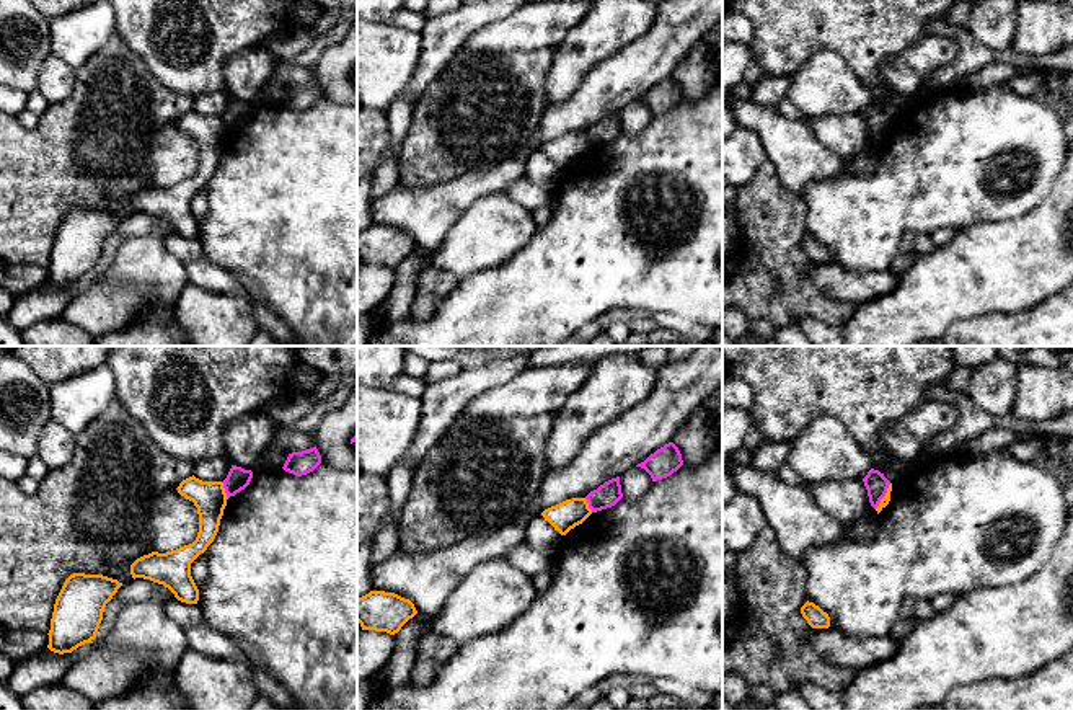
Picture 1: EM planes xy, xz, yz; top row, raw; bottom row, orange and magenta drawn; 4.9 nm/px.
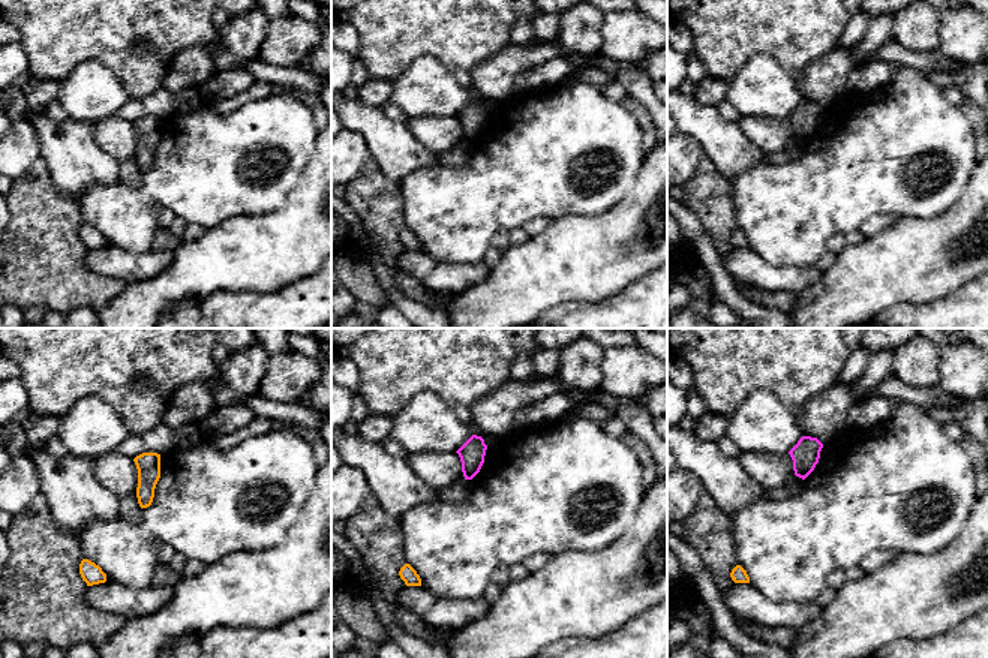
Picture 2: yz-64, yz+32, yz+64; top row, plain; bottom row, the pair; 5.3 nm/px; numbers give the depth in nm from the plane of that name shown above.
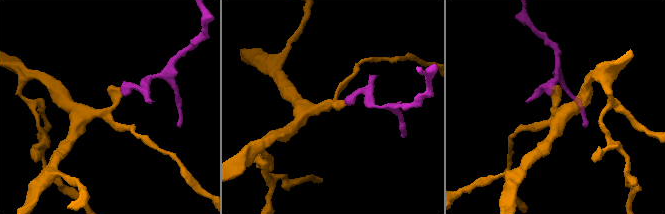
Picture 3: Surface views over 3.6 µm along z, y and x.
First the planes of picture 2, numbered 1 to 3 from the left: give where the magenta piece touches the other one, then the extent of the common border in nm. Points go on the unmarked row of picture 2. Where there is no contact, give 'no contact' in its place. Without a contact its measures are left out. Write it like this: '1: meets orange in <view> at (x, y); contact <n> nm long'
1: no contact
2: no contact
3: no contact

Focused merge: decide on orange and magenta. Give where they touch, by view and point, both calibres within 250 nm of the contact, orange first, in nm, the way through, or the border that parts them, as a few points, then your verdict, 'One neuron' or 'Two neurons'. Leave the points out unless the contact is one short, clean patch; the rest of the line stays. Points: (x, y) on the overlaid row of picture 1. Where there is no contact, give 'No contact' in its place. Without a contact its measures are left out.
Touches orange at yz (884, 496). Thickness 50 nm (orange) against 110 nm. Boundary: yz (891, 483), (874, 508). Two neurons

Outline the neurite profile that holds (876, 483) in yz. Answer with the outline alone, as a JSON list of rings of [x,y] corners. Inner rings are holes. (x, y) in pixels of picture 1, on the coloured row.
[[[871,468],[863,478],[868,490],[869,503],[876,509],[881,499],[885,496],[890,481],[879,470]]]

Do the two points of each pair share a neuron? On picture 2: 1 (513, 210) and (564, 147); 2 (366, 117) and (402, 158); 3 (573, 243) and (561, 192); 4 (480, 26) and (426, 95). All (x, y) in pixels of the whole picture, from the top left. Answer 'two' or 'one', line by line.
1: one
2: one
3: two
4: two

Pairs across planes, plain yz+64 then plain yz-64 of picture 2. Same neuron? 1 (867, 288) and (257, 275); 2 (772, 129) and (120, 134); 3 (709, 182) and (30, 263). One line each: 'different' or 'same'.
1: same
2: same
3: same

